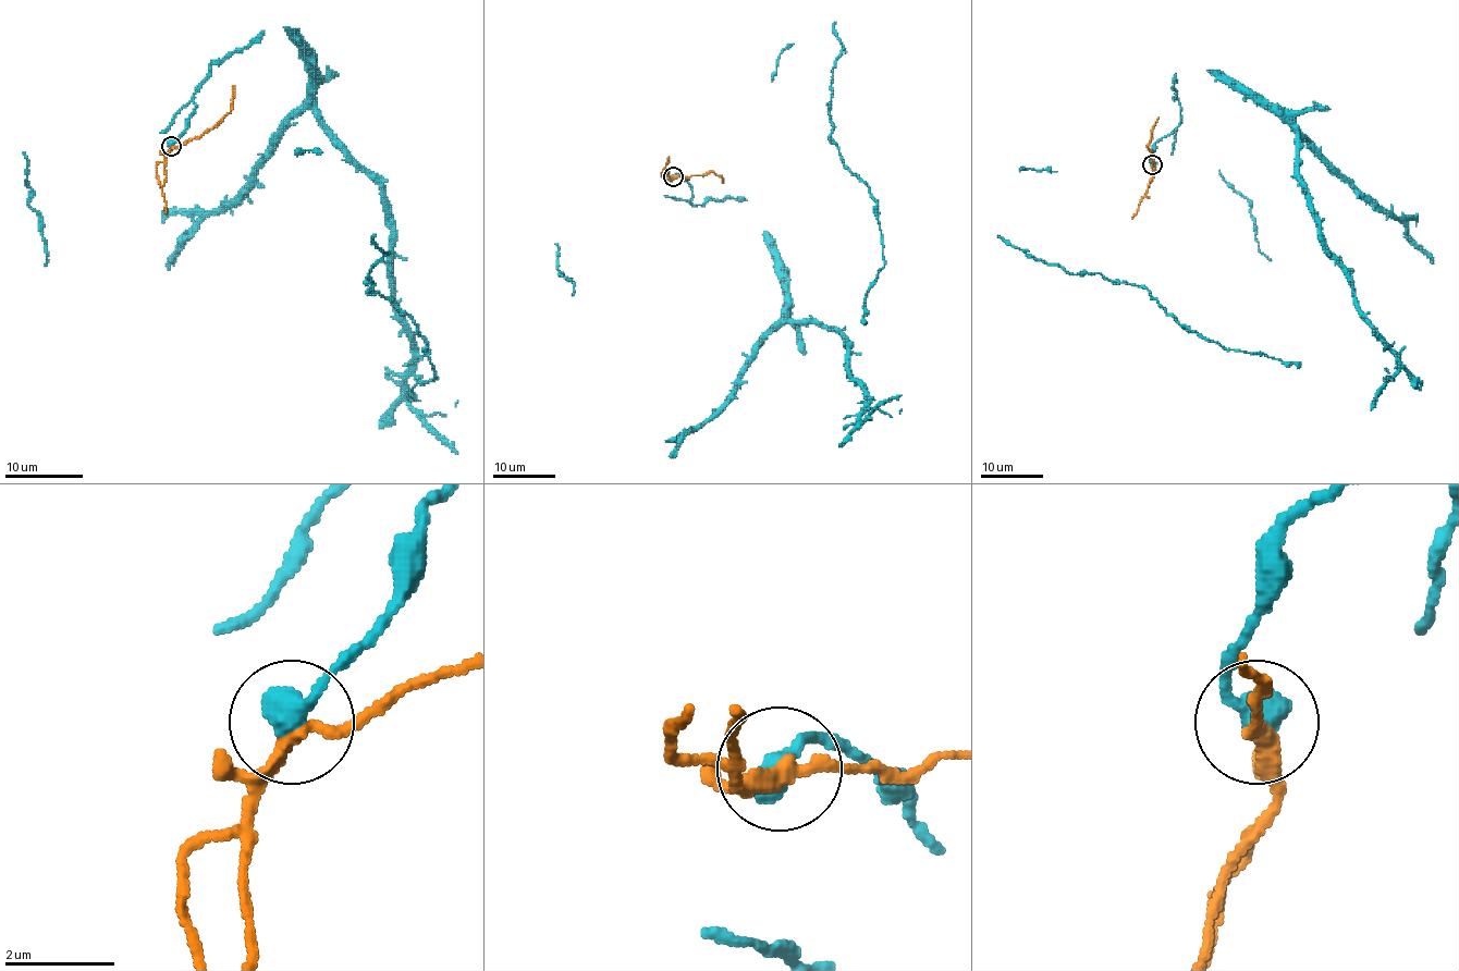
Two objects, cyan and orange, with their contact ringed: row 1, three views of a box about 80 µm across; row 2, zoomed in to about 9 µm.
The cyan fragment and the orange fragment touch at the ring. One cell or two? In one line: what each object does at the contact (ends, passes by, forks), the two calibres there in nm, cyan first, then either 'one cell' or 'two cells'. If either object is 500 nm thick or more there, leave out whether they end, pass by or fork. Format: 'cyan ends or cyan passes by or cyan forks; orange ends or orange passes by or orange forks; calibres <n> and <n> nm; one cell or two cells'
calibres 550 and 260 nm; two cells

